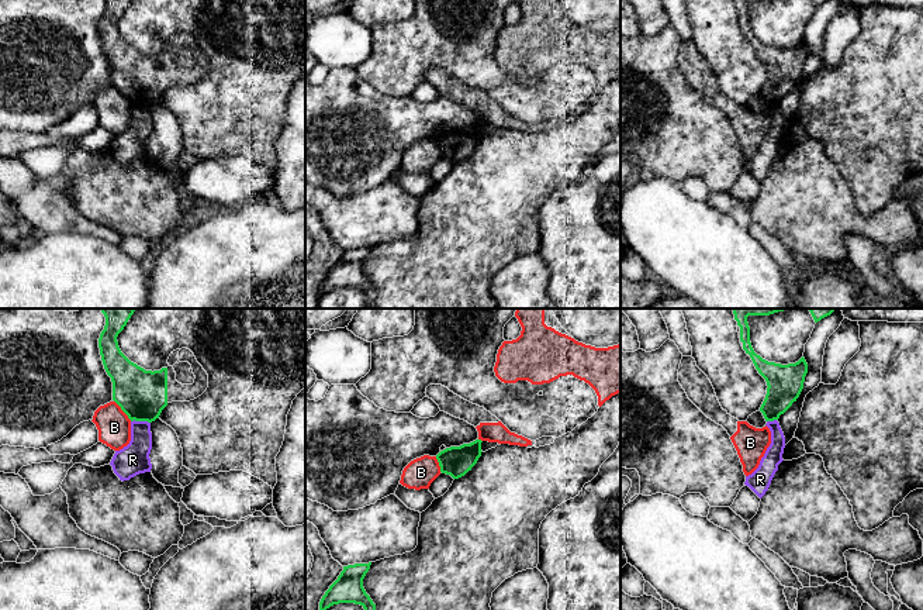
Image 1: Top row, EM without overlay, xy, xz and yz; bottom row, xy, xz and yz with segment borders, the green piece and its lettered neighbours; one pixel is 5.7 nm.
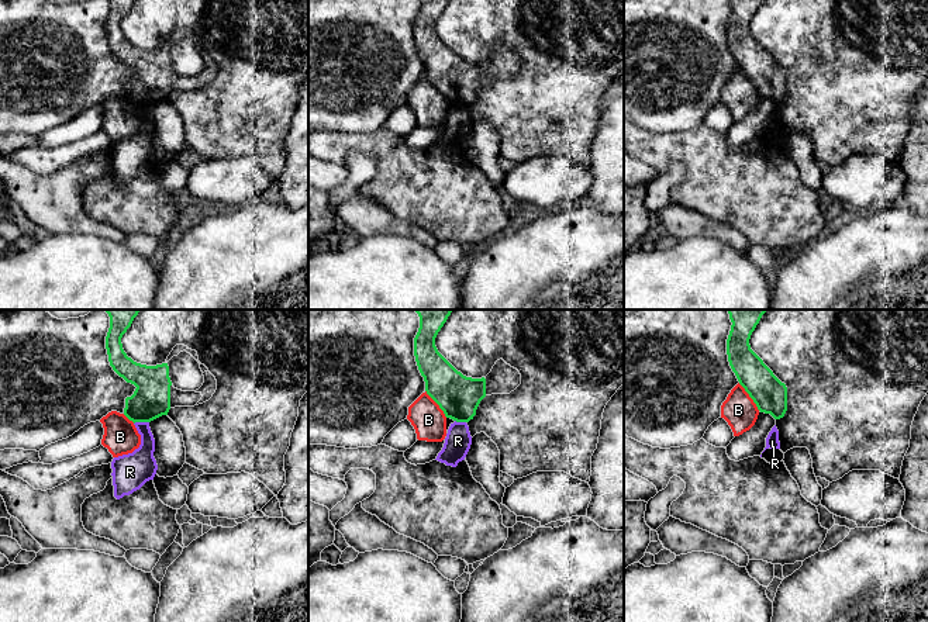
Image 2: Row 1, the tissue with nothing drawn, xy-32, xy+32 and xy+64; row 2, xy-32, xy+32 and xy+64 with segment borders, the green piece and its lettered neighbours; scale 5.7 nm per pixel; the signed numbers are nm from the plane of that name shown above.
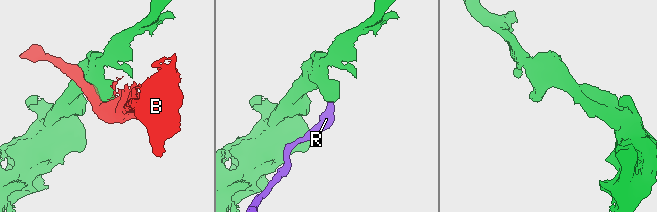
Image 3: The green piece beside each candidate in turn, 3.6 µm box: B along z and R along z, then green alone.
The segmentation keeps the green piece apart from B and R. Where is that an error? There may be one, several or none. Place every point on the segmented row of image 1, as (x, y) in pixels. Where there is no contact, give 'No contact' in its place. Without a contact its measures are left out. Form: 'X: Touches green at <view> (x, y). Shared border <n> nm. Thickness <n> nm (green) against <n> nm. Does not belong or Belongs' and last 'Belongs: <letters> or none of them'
B: Touches green at xy (121, 409). Shared border 160 nm. Thickness 280 nm (green) against 190 nm. Does not belong
R: Touches green at xy (141, 420). Shared border 110 nm. Thickness 280 nm (green) against 180 nm. Does not belong
Belongs: none of them

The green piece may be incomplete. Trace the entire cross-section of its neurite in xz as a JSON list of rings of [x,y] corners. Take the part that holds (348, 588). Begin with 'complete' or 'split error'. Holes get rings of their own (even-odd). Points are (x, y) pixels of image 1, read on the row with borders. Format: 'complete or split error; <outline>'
complete; [[[369,564],[343,566],[338,579],[329,586],[319,602],[319,610],[339,603],[360,604],[364,610],[376,610],[376,604],[363,587],[363,579],[370,569]]]

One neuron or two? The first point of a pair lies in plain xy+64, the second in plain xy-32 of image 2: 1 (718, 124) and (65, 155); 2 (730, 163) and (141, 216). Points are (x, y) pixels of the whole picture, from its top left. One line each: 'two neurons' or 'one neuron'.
1: two neurons
2: one neuron

